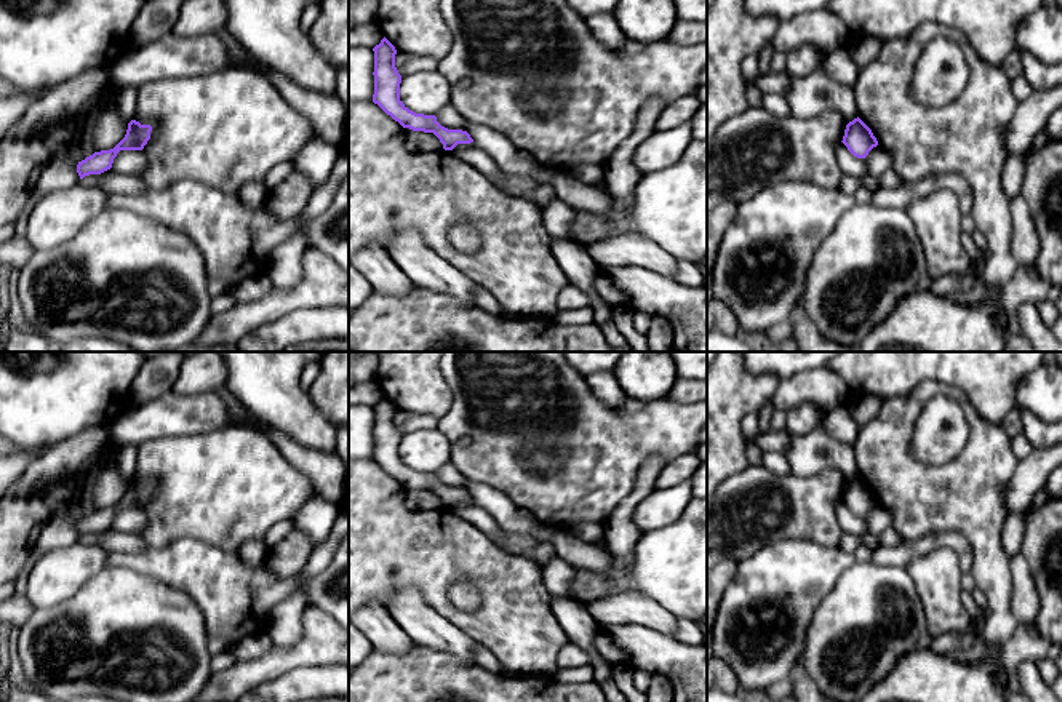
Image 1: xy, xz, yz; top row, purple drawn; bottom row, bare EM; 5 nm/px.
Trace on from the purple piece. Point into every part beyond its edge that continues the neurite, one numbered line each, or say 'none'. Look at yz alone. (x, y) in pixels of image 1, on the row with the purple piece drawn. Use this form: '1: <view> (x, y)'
none

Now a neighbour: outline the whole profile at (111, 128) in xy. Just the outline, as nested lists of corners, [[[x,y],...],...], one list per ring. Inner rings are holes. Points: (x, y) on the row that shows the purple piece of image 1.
[[[107,107],[98,118],[93,131],[93,146],[96,152],[114,149],[126,134],[125,122],[114,107]]]

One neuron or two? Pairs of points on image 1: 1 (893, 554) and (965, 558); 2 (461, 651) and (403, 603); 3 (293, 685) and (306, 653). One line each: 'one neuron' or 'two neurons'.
1: one neuron
2: one neuron
3: two neurons

